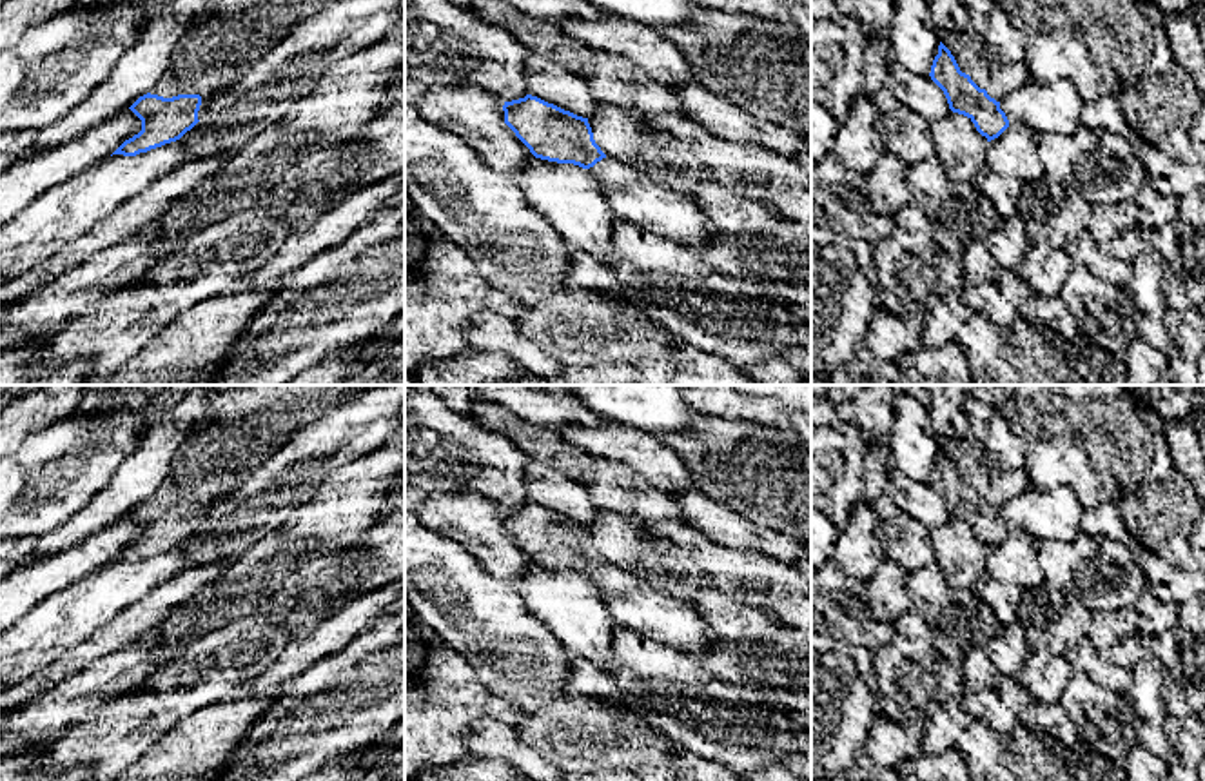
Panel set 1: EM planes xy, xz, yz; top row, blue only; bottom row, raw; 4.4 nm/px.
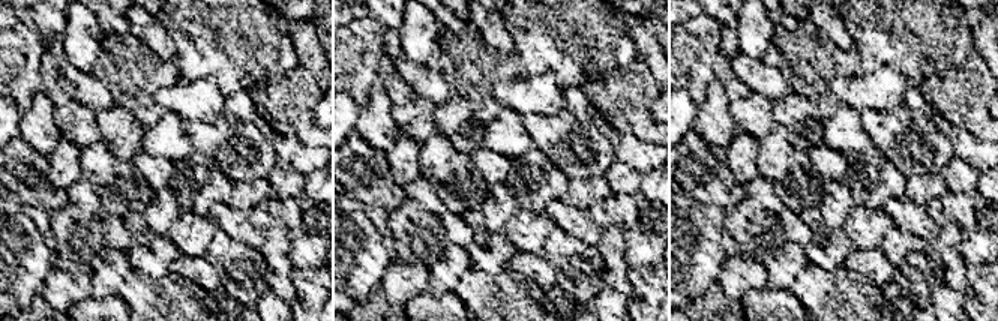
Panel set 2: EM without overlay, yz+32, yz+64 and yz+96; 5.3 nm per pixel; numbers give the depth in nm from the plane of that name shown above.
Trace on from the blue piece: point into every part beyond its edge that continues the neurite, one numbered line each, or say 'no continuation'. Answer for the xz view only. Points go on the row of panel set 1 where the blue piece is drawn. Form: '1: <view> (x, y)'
1: xz (608, 173)

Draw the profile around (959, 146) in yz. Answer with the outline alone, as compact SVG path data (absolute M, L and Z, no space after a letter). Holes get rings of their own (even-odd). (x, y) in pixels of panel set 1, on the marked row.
M953 111L945 113L931 125L931 140L953 183L973 183L985 167L982 154L987 138L976 131L971 118Z

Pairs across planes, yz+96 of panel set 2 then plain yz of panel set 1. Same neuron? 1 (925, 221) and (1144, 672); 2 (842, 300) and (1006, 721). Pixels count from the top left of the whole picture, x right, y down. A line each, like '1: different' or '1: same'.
1: different
2: different

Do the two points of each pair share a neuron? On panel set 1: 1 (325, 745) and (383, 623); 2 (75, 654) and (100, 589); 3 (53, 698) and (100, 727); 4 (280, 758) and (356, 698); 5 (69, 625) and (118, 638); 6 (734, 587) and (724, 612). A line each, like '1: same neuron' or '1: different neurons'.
1: same neuron
2: different neurons
3: different neurons
4: same neuron
5: different neurons
6: different neurons

